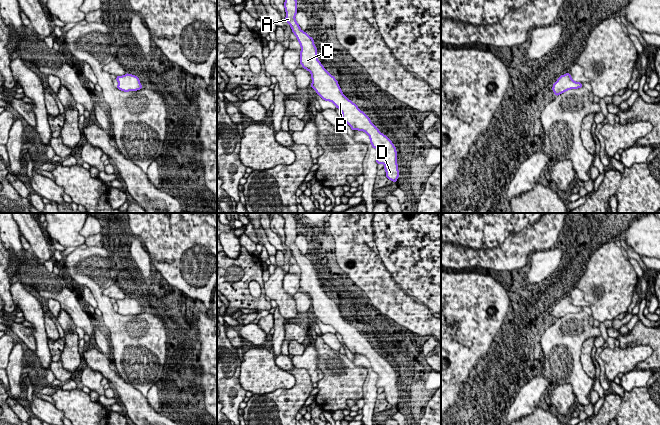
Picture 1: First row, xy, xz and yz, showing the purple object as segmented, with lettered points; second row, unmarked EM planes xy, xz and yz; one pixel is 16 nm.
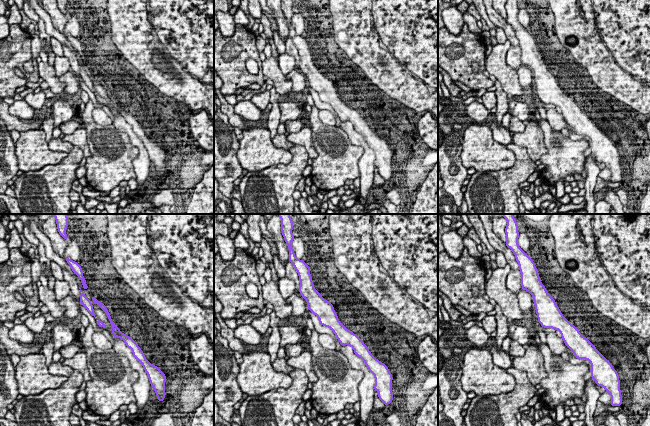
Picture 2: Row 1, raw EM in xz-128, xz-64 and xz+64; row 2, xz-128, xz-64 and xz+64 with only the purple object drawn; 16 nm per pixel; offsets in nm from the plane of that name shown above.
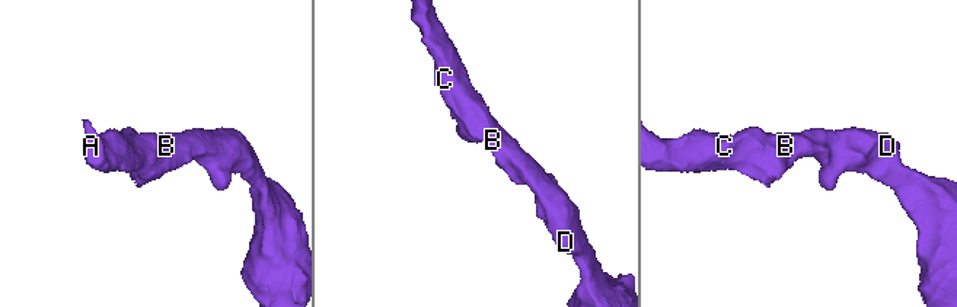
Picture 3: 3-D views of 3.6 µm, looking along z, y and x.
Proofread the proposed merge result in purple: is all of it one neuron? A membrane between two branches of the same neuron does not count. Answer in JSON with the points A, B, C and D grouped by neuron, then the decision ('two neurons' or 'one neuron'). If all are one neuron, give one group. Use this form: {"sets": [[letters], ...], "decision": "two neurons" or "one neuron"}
{"sets": [["A", "B", "C", "D"]], "decision": "one neuron"}

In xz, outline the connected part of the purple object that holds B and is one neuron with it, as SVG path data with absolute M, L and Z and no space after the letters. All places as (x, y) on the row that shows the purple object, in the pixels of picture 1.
M285 0L284 8L285 21L290 25L301 47L300 65L311 73L311 87L323 100L332 102L342 112L342 119L352 130L364 131L369 136L372 147L378 151L377 164L382 163L386 171L385 176L396 182L399 177L396 147L375 127L370 118L342 93L338 81L318 60L313 38L300 29L295 19L298 11L297 0Z

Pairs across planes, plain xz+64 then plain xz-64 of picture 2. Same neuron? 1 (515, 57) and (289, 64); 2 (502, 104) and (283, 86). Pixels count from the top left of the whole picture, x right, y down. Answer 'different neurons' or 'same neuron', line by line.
1: same neuron
2: different neurons

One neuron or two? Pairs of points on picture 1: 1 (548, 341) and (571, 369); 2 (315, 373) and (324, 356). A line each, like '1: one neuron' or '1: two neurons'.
1: one neuron
2: two neurons

